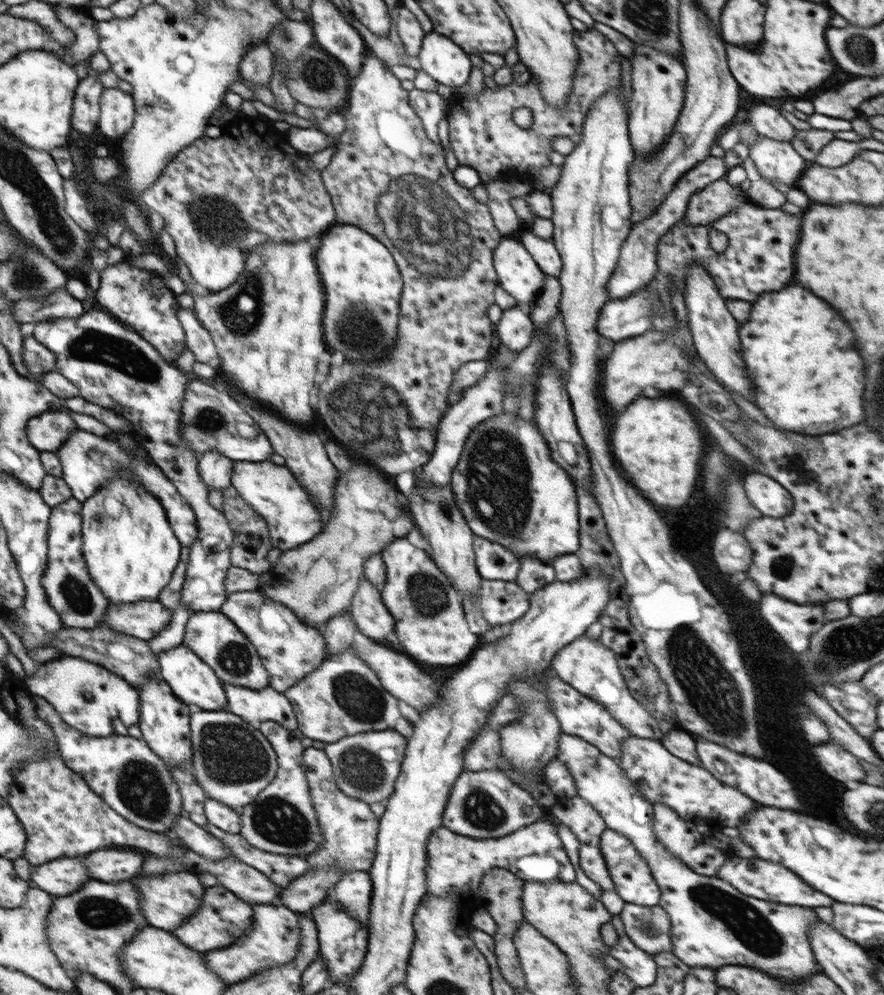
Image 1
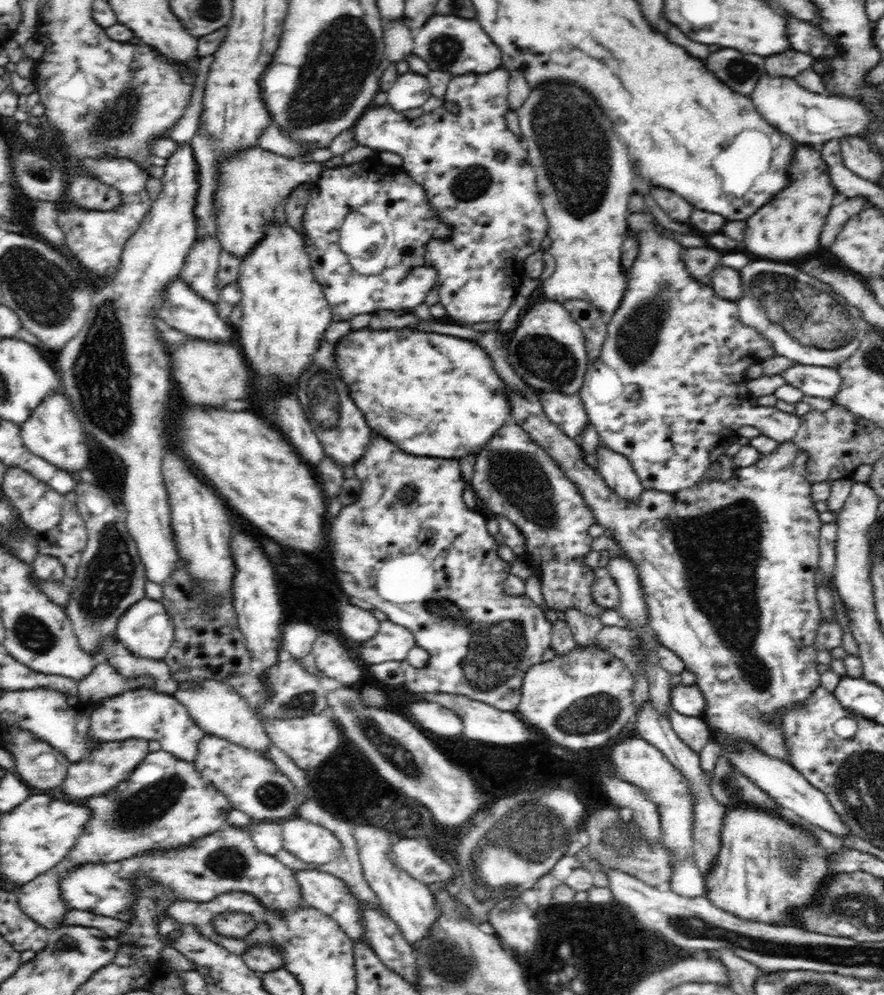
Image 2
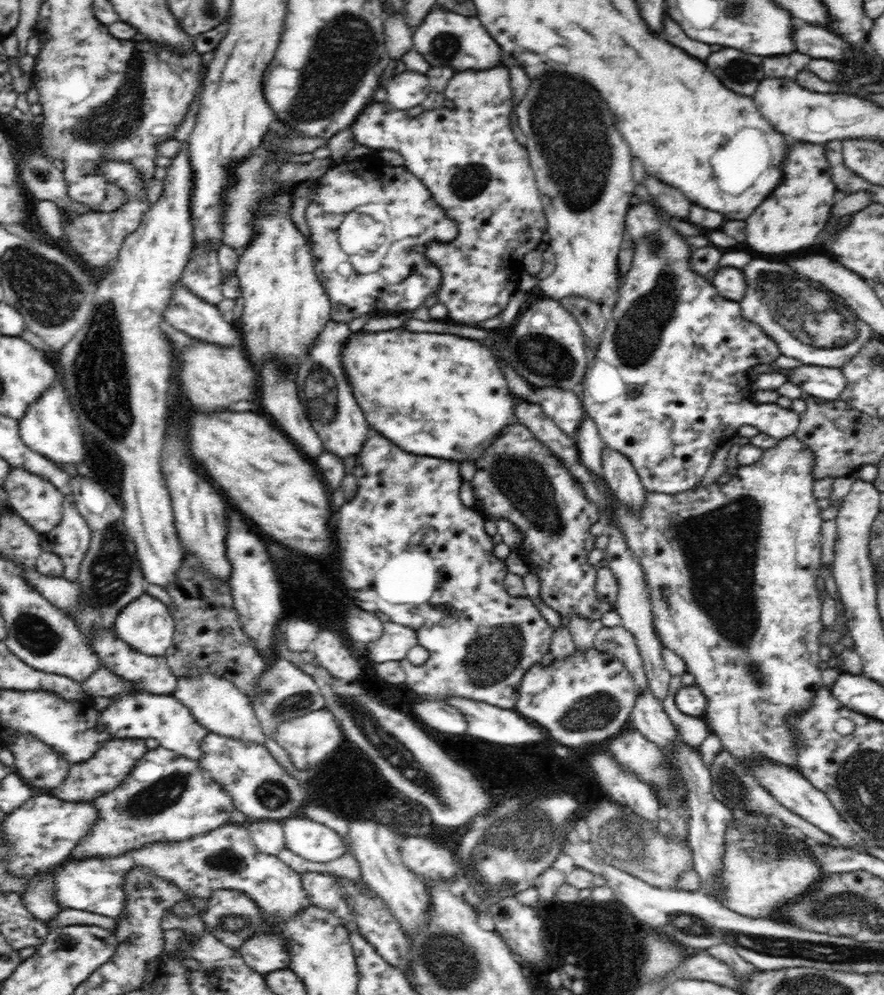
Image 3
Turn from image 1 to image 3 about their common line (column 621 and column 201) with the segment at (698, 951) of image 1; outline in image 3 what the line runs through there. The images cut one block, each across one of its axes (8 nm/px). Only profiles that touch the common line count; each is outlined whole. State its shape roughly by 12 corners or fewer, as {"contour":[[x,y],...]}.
{"contour":[[148,749],[91,802],[69,856],[117,857],[225,825],[230,793],[198,760]]}

